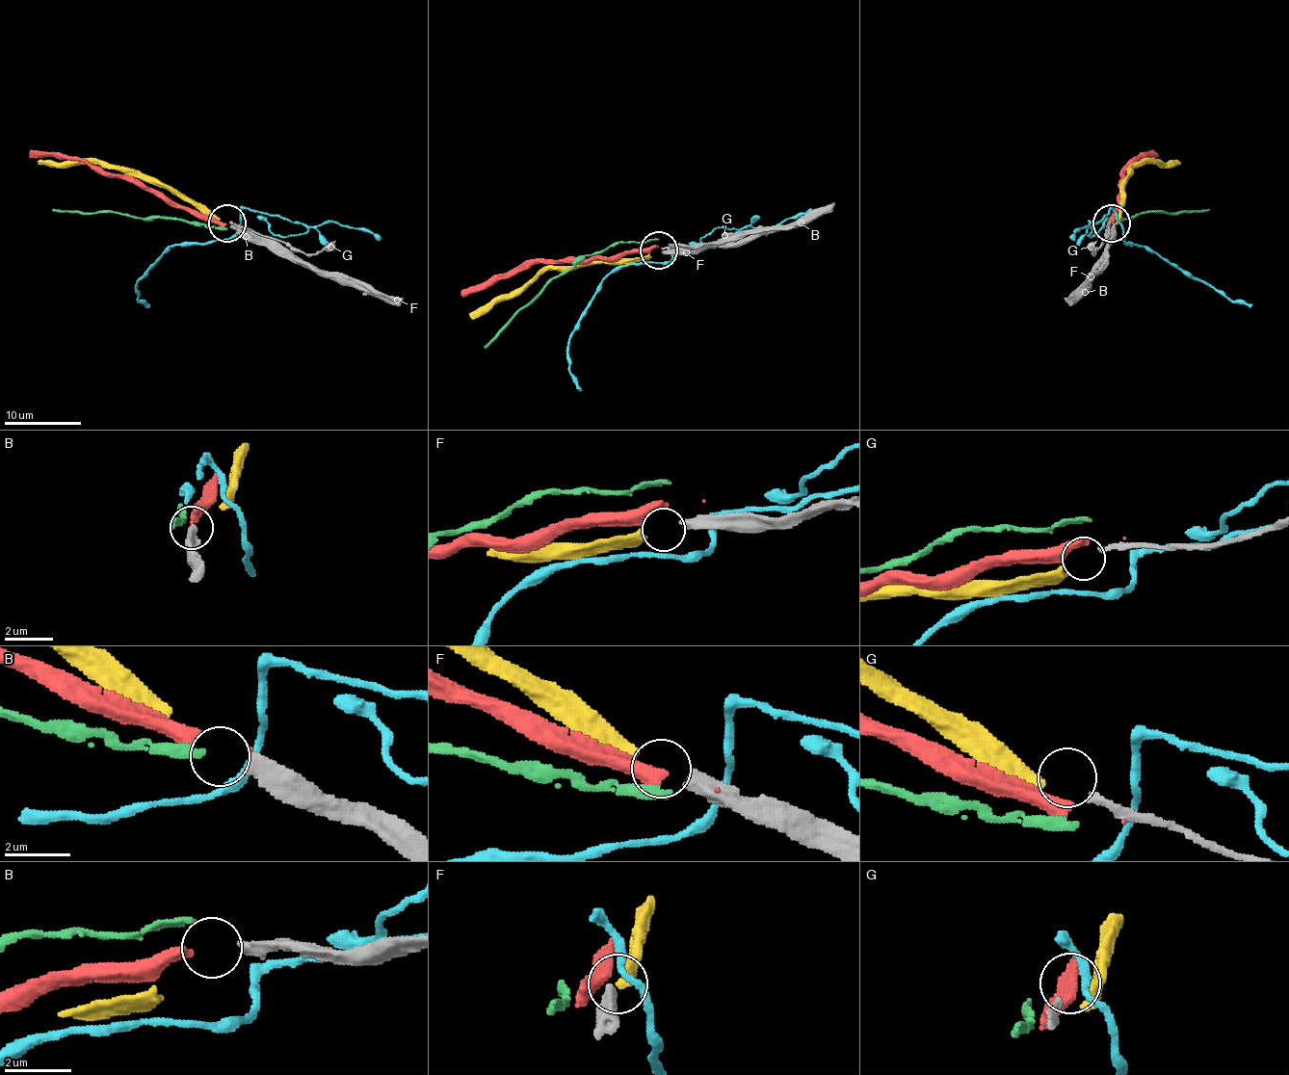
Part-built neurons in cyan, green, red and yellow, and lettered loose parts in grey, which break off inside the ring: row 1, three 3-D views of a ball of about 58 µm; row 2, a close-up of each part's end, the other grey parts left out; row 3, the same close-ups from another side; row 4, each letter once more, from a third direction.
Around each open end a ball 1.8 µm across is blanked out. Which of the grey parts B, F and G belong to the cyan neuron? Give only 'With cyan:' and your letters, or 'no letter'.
With cyan: no letter

